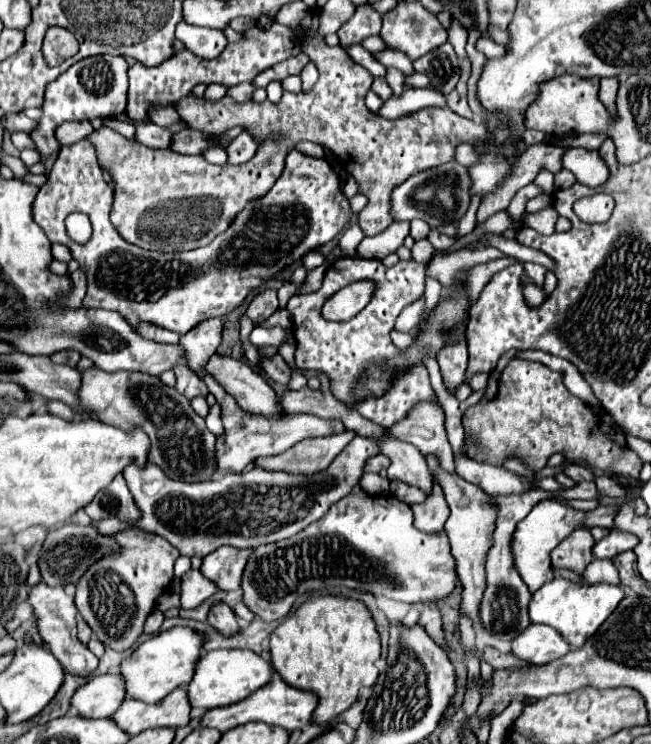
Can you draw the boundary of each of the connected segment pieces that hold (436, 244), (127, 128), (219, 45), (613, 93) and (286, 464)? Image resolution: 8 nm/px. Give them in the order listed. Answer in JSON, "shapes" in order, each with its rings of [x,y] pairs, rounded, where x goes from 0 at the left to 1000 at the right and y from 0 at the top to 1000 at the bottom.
{"shapes":[[[[662,309],[659,312],[659,317],[656,317],[656,323],[665,328],[665,333],[668,336],[690,336],[702,323],[697,319],[684,317],[684,315],[677,315],[674,309]]],[[[164,161],[161,169],[167,169],[167,172],[186,177],[186,180],[195,183],[198,188],[207,187],[207,168],[204,165],[186,161]]],[[[275,30],[269,40],[269,51],[284,56],[287,67],[293,67],[309,78],[333,78],[333,73],[343,70],[349,59],[349,51],[339,40],[293,35],[287,30]]],[[[923,105],[920,132],[932,142],[935,153],[945,159],[945,132],[948,132],[948,105]]],[[[530,578],[515,586],[472,589],[422,616],[398,616],[392,626],[404,632],[435,632],[441,637],[484,637],[490,632],[502,632],[502,624],[515,618],[515,613],[533,599],[533,594],[539,594],[542,586],[542,581]]]]}

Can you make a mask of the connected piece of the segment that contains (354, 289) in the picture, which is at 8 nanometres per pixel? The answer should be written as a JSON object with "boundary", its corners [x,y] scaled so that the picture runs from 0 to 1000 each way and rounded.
{"boundary":[[[561,376],[561,379],[542,379],[521,392],[515,392],[493,414],[493,425],[499,430],[515,430],[515,433],[530,433],[539,430],[545,422],[551,422],[570,403],[570,395],[576,390],[576,382]]]}

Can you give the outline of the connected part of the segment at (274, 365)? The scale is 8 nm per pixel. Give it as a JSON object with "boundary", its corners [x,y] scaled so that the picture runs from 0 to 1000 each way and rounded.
{"boundary":[[[429,476],[422,481],[416,481],[416,484],[404,481],[404,489],[401,492],[404,492],[410,508],[416,508],[419,513],[425,513],[432,519],[441,519],[444,516],[444,511],[447,511],[447,495],[441,492],[441,487]]]}

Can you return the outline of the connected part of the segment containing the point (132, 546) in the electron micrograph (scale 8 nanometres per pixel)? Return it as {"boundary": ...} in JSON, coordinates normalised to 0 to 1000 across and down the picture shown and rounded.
{"boundary":[[[195,707],[171,718],[171,723],[183,728],[183,745],[164,745],[164,750],[146,755],[134,772],[127,772],[118,782],[115,815],[161,868],[189,876],[220,852],[223,831],[238,817],[238,806],[260,790],[275,739],[250,720],[214,712],[210,707]]]}

